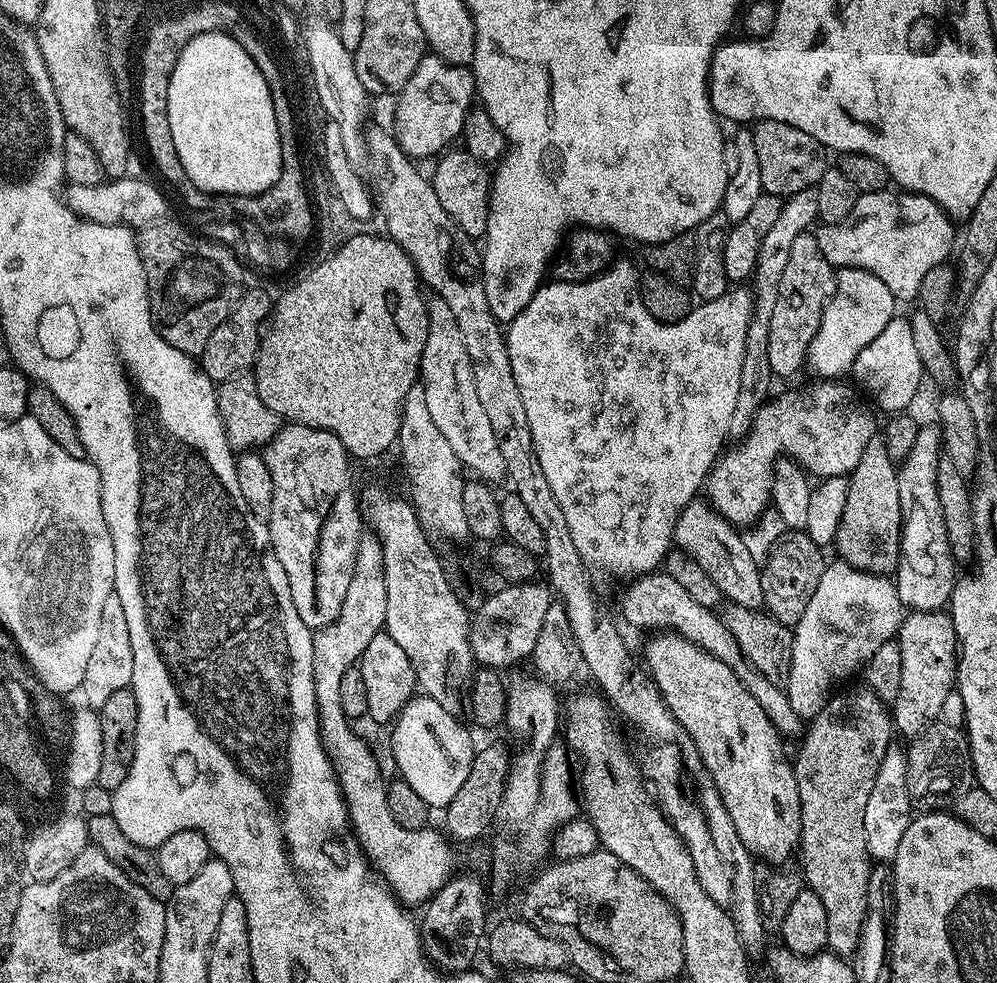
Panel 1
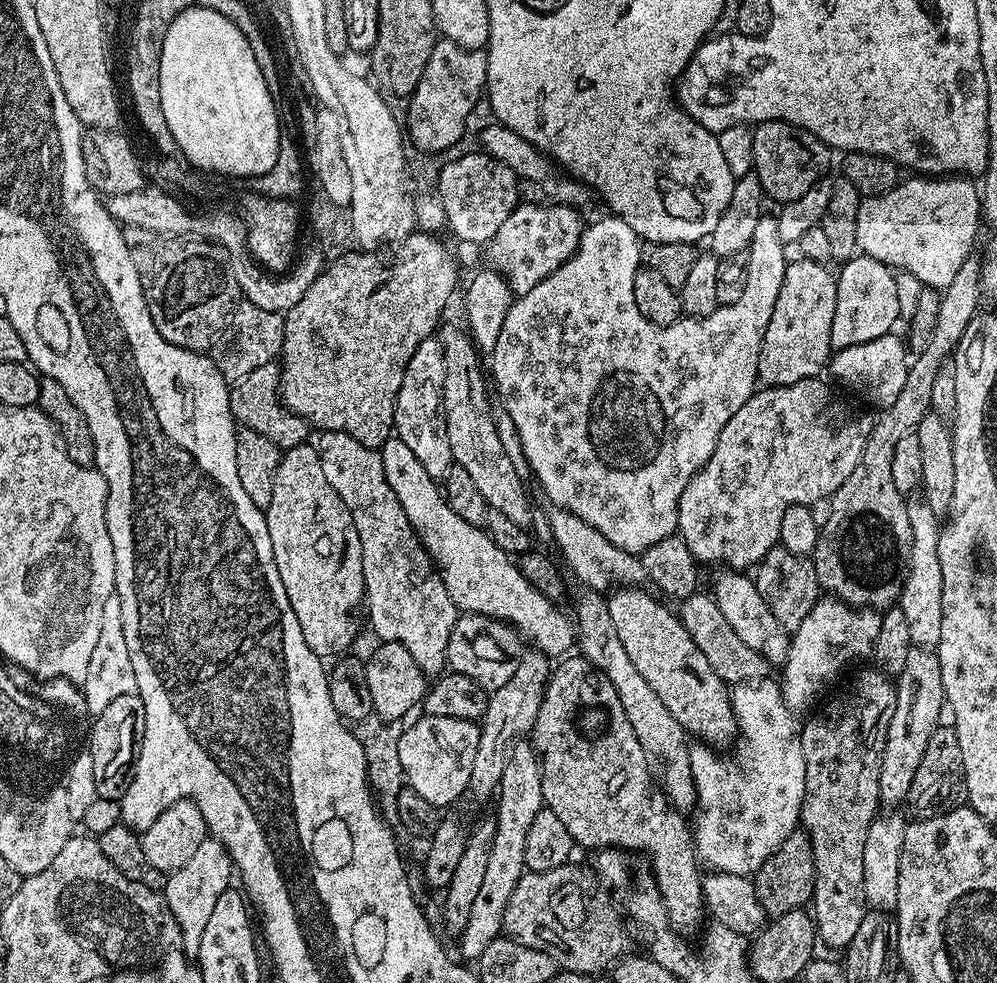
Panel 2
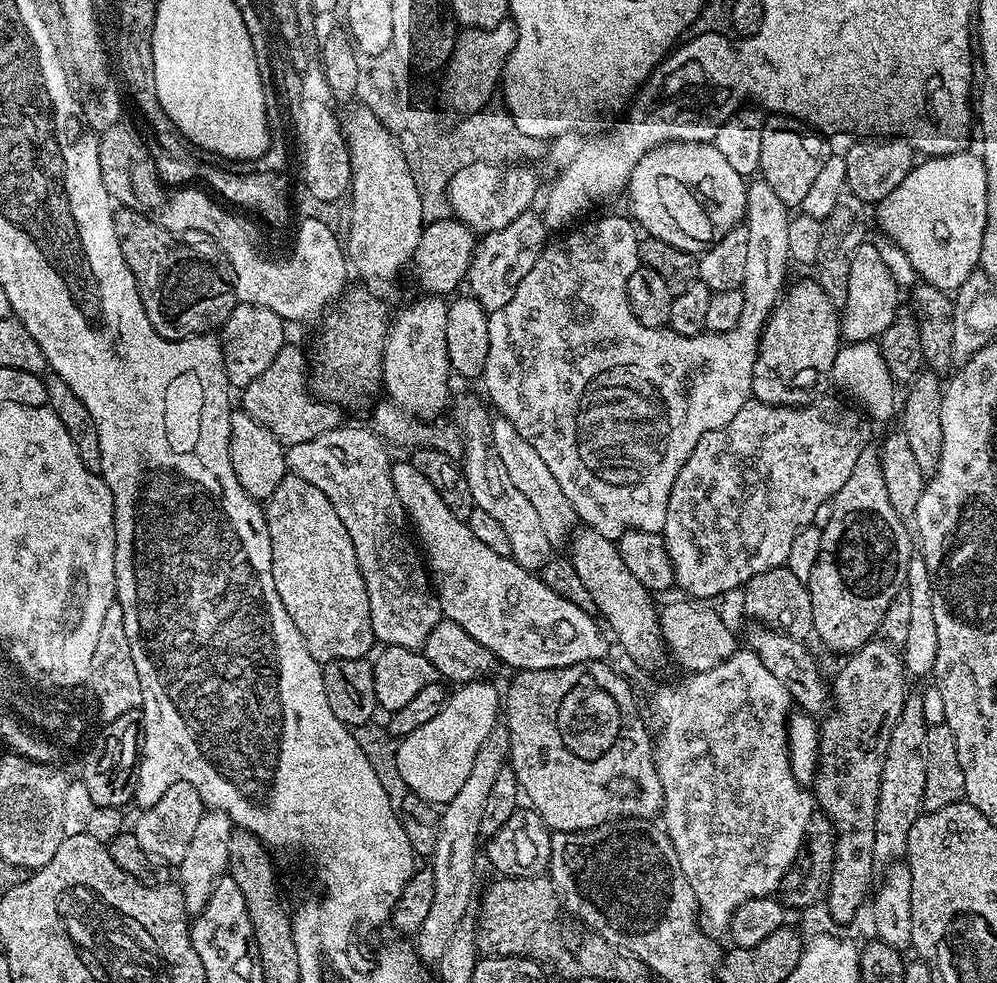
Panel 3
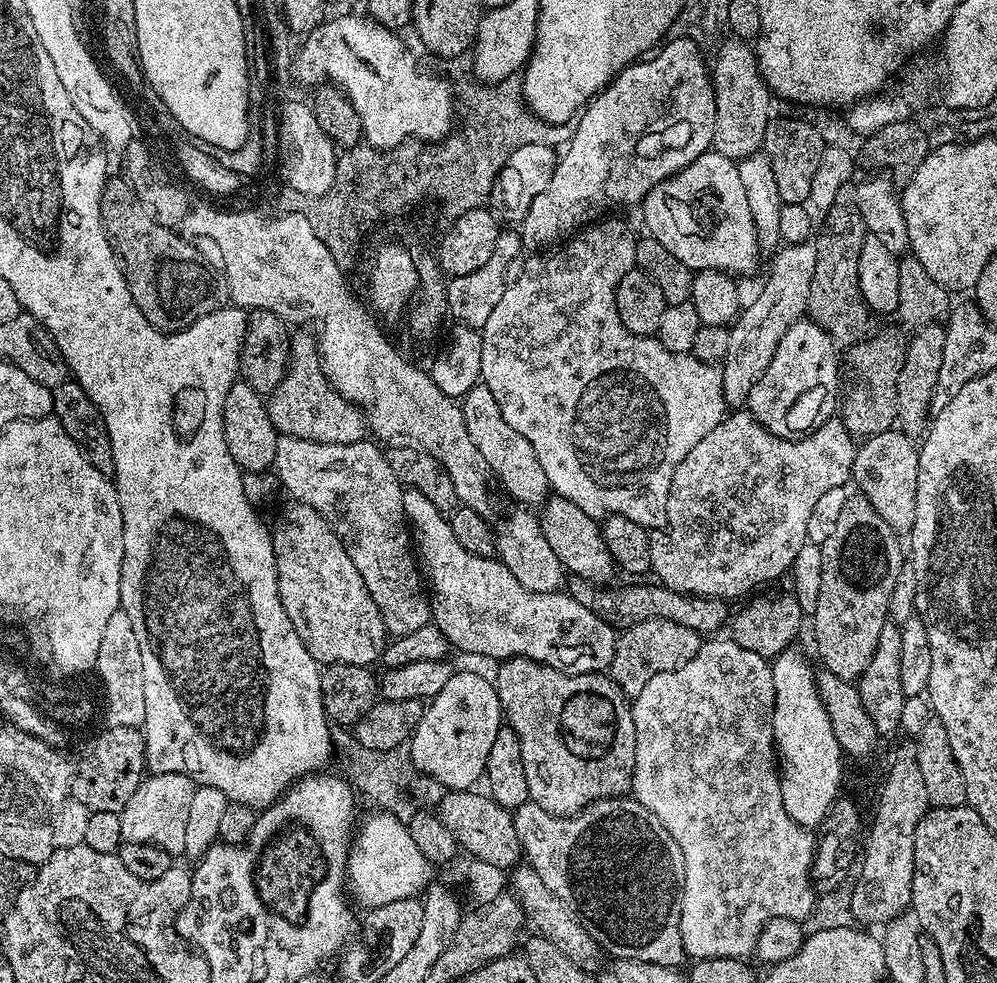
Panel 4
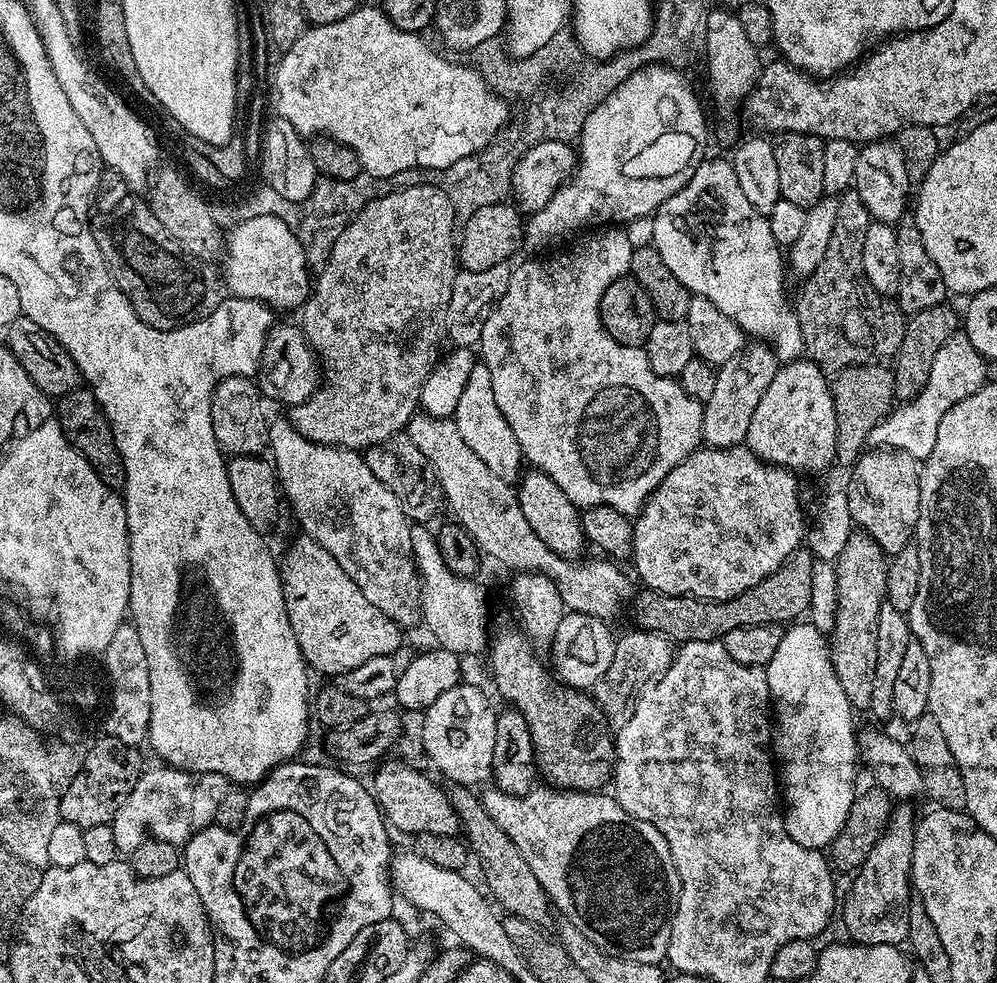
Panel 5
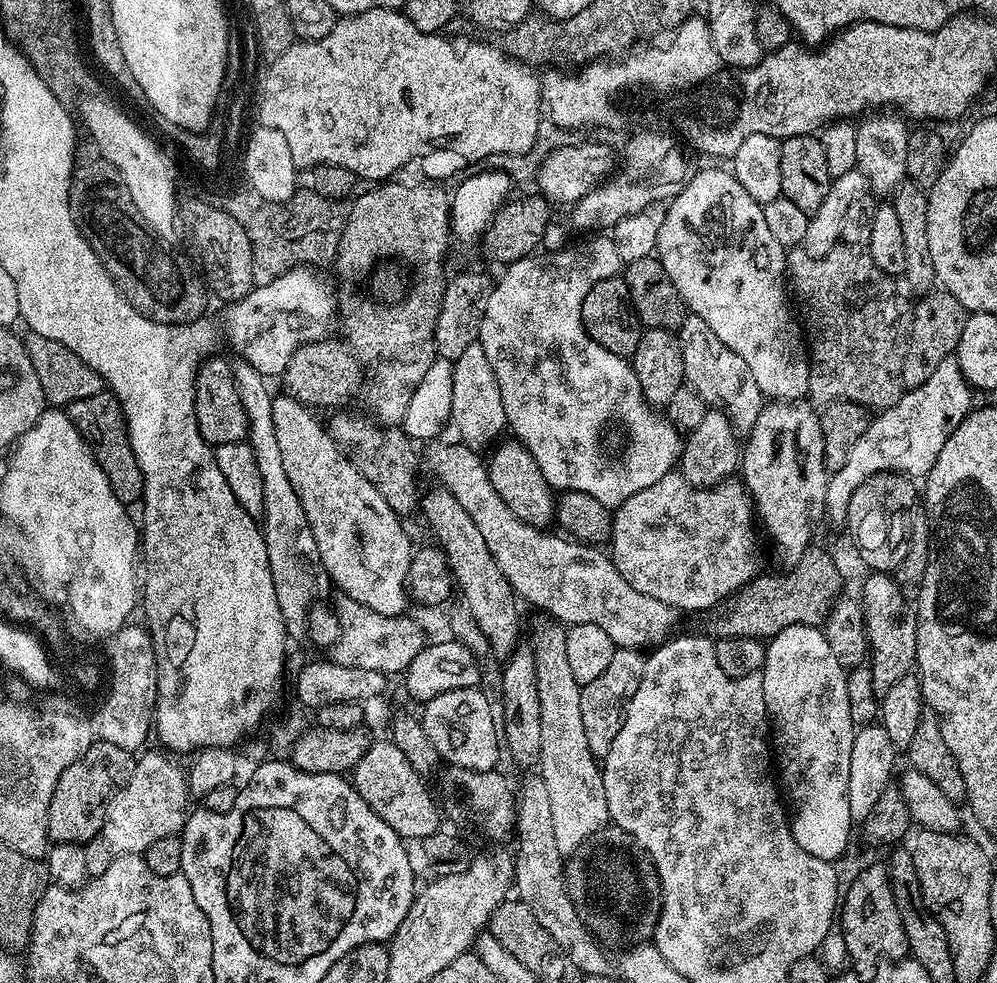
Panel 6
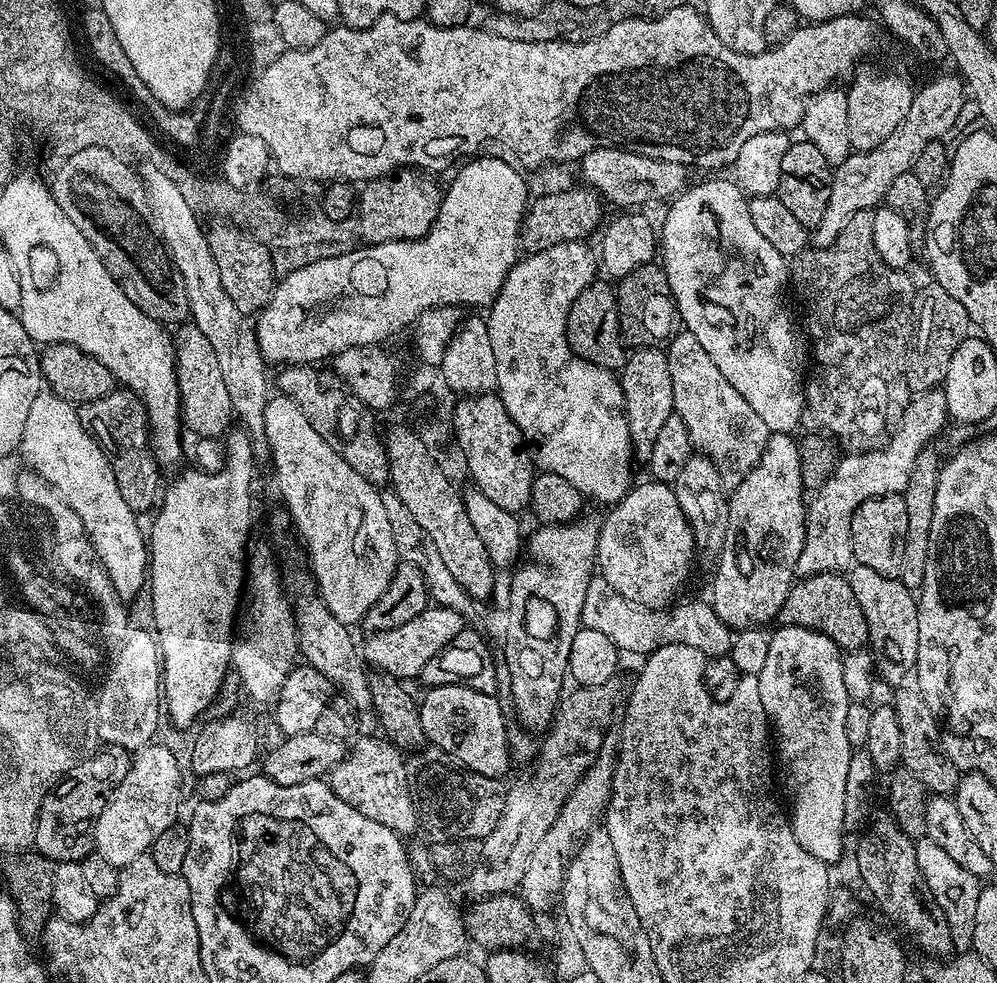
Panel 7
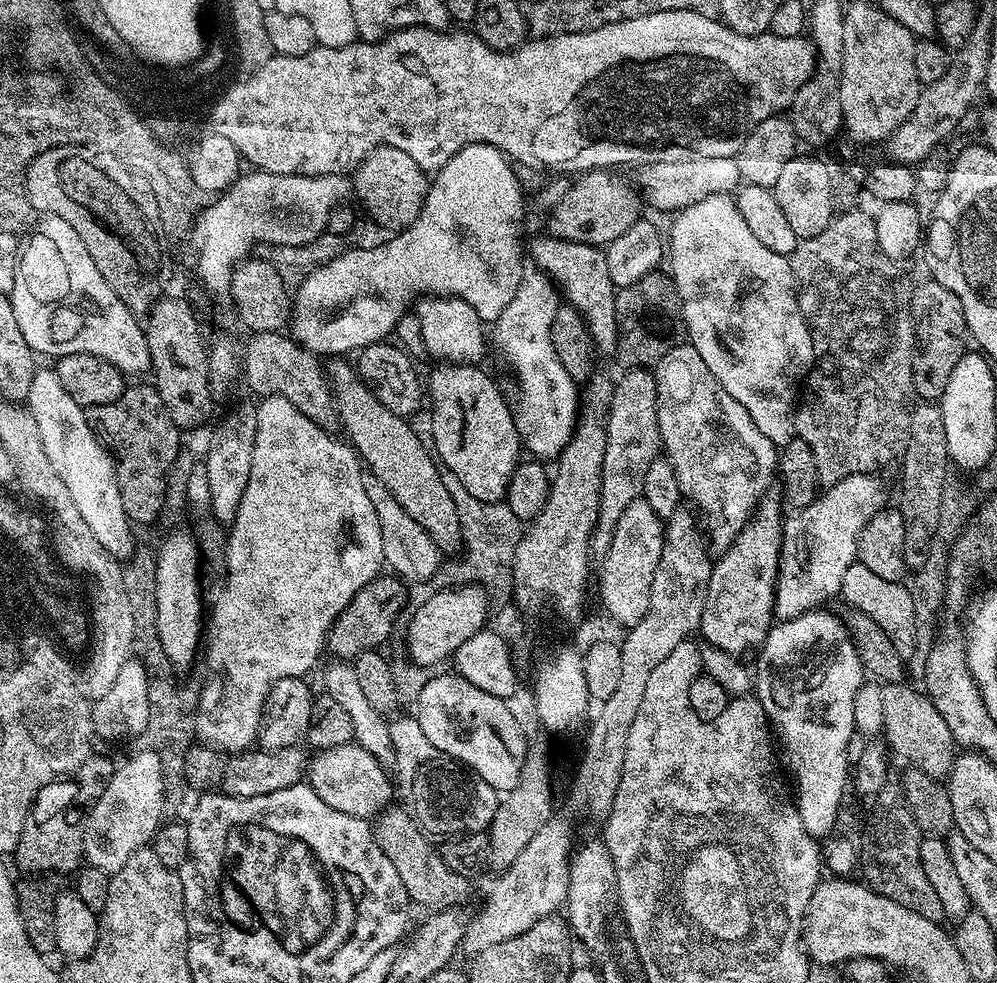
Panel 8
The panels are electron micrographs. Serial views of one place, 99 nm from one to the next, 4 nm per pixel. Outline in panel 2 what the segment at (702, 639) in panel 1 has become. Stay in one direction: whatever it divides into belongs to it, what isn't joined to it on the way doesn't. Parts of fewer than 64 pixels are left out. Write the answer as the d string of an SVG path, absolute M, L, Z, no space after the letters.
M553 507L551 511L547 513L547 517L552 540L564 555L563 563L566 566L568 563L577 578L584 583L585 589L604 594L613 586L640 586L645 583L644 567L639 555L614 546L606 537L598 534L594 526L582 522L582 518L578 518L573 512L558 507Z

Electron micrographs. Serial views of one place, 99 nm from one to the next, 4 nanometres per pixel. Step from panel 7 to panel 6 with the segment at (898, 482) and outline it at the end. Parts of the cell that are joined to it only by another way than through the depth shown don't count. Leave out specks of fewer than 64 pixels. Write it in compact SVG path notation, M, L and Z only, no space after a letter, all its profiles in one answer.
M953 355L948 356L942 360L941 365L930 374L930 378L922 386L907 389L894 406L883 409L869 421L862 437L854 442L846 464L841 470L831 473L829 477L825 504L827 519L843 525L847 521L849 500L854 491L858 490L858 486L862 486L862 482L866 479L877 476L880 472L897 472L909 478L927 477L938 455L941 454L947 438L957 428L959 421L966 416L970 404L970 385Z

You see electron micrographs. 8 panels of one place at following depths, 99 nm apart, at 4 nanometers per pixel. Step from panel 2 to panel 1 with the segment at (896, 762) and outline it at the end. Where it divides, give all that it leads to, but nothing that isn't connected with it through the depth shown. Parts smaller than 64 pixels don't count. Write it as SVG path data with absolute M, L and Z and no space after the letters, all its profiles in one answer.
M909 611L900 621L898 643L902 654L902 686L890 711L895 731L905 738L917 736L928 724L935 724L945 711L956 686L958 645L951 615L947 611Z

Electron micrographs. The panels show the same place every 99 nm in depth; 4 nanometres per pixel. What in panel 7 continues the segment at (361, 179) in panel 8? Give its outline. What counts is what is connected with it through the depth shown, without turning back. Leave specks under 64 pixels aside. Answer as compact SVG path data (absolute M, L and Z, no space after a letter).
M397 170L369 180L359 189L358 236L364 239L361 241L365 245L381 244L387 240L417 240L431 230L434 218L438 218L442 188L424 176L427 175L416 170Z

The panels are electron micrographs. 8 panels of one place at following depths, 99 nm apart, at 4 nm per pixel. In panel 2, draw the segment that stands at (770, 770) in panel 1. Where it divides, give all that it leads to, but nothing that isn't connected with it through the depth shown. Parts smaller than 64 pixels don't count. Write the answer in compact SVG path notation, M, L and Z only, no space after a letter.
M620 586L607 597L614 630L622 646L626 646L630 662L646 678L654 694L662 698L666 710L674 714L685 733L696 735L709 746L731 745L737 739L738 729L729 685L706 662L706 654L694 646L679 615L673 609L671 612L663 599L655 600L644 590L640 586Z

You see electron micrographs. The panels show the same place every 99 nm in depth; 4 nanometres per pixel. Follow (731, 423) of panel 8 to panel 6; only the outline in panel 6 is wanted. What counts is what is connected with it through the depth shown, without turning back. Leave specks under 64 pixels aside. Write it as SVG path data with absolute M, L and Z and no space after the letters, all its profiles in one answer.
M685 315L684 325L678 330L682 350L682 363L685 366L684 378L690 387L704 400L704 403L716 410L727 410L727 416L737 433L747 434L752 431L754 422L762 407L762 397L755 386L744 388L744 380L749 379L748 367L738 354L734 354L702 322L702 318Z

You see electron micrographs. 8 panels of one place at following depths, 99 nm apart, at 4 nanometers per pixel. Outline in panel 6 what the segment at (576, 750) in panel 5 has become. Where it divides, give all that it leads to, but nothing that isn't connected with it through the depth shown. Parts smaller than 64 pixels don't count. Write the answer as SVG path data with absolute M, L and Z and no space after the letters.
M434 486L422 496L422 512L436 535L435 543L444 551L448 559L448 566L452 569L453 581L464 591L462 604L469 608L474 619L478 622L478 629L486 634L486 639L492 647L492 655L507 658L516 651L520 640L520 612L516 609L518 597L512 591L512 586L506 574L498 568L498 562L490 554L485 539L474 526L473 519L463 510L447 489Z

